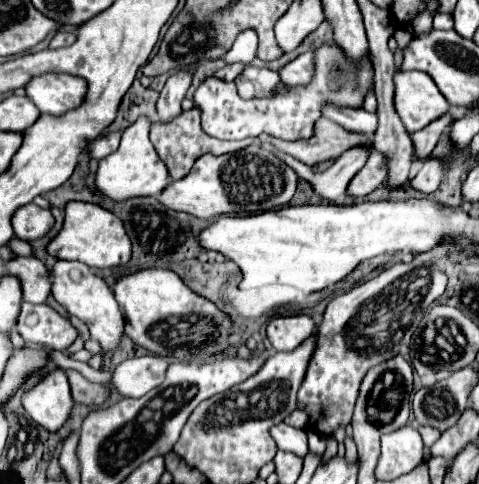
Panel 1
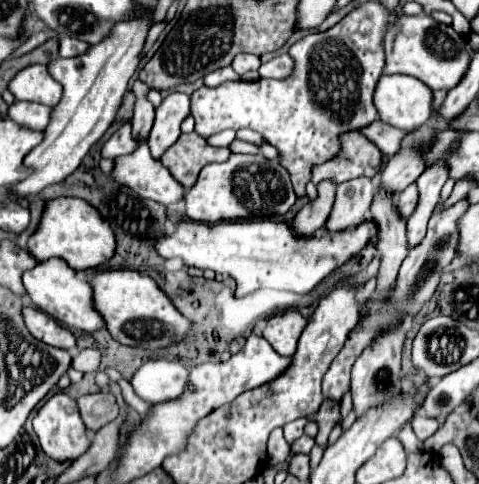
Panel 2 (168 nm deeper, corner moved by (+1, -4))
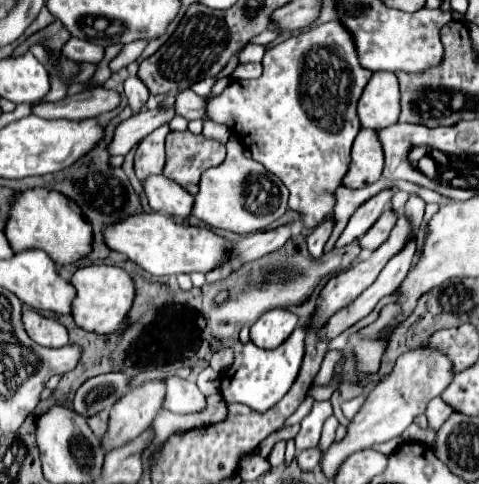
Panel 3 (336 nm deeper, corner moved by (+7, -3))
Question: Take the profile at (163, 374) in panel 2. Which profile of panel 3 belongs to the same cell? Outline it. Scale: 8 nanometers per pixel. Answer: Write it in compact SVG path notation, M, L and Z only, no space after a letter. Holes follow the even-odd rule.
M171 375L163 381L167 387L163 407L171 413L191 413L201 411L205 407L205 397L201 395L193 379L181 379L177 375Z

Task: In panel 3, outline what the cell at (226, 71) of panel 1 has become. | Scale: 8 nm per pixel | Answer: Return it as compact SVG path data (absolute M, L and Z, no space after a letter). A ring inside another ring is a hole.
M247 45L237 53L237 57L239 57L239 63L261 61L263 59L263 45Z

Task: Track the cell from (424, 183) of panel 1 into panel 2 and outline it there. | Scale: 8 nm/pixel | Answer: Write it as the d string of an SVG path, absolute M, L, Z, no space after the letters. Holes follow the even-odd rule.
M411 184L407 190L403 190L399 194L399 200L395 202L397 210L399 210L399 216L403 216L407 220L413 214L413 210L415 210L417 198L419 198L419 194L417 194L417 186L415 184Z

